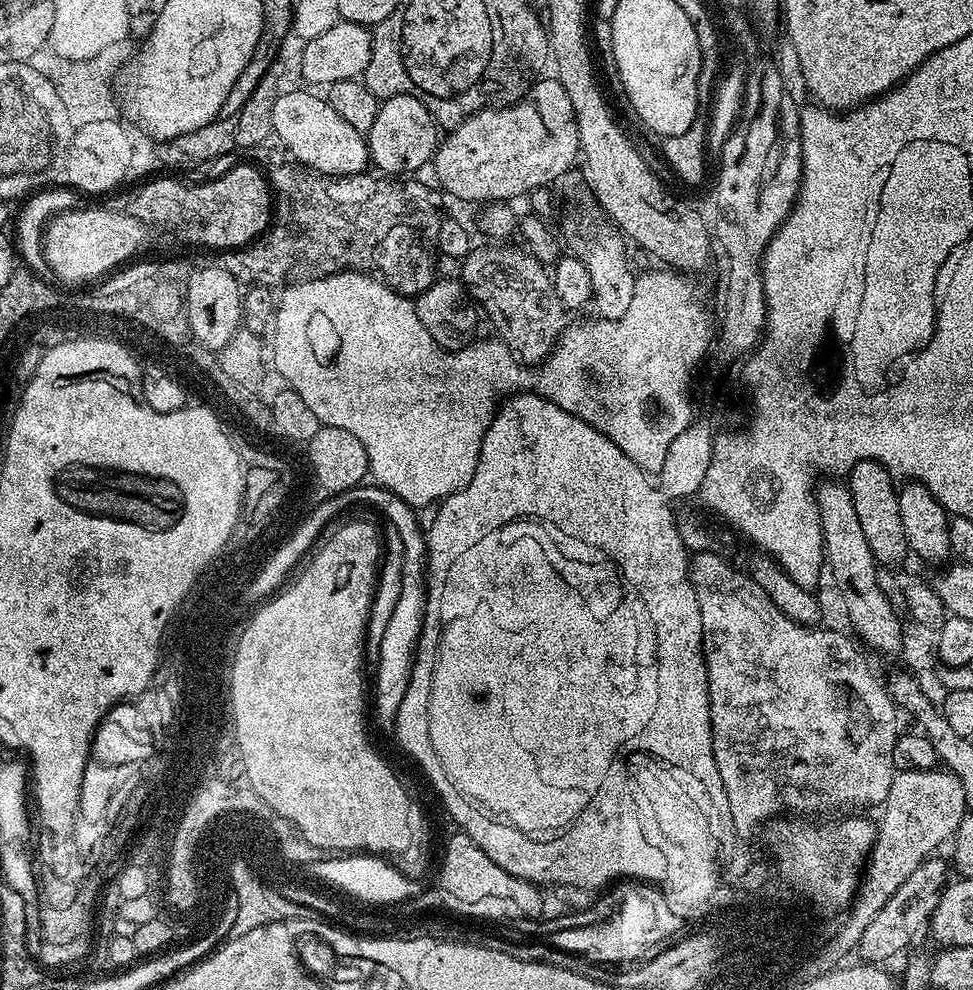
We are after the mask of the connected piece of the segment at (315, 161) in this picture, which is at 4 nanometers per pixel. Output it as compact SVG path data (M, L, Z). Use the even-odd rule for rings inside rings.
M297 90L284 94L275 102L272 132L284 143L291 159L307 168L327 176L358 176L369 167L368 141L365 133L354 130L328 104L323 95L315 96L312 90ZM308 91L308 92L304 92Z

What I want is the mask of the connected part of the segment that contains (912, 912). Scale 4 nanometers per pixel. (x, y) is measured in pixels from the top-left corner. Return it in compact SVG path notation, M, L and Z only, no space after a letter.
M940 854L928 857L919 864L914 873L906 878L902 886L893 889L890 899L879 908L878 914L863 931L856 951L861 961L868 964L884 964L901 951L902 954L910 946L908 944L917 936L923 926L929 923L942 891L948 884L950 864L946 858L945 860L940 857Z

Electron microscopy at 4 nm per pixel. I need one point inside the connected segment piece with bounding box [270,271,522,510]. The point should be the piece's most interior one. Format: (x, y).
(356, 348)

